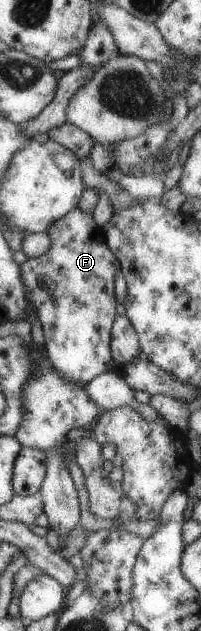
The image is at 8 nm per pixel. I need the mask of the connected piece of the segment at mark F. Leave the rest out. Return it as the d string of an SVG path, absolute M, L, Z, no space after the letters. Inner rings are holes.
M79 207L72 208L65 216L52 222L45 233L52 239L51 248L43 256L29 257L20 264L20 278L26 297L34 305L36 316L41 321L44 349L53 368L66 379L84 387L101 373L113 370L110 332L118 316L115 313L115 276L120 269L120 261L108 247L103 228L95 223L92 215L84 213Z

